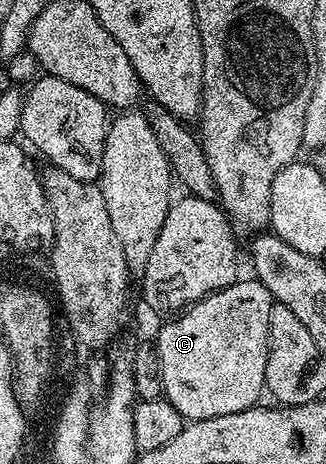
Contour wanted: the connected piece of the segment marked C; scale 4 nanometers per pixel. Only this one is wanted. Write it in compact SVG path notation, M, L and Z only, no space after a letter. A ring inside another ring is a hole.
M239 278L227 288L213 292L202 300L179 311L158 332L156 347L160 358L162 394L180 410L183 421L220 418L220 414L236 414L259 403L266 387L268 362L268 314L272 314L275 300L257 278Z

